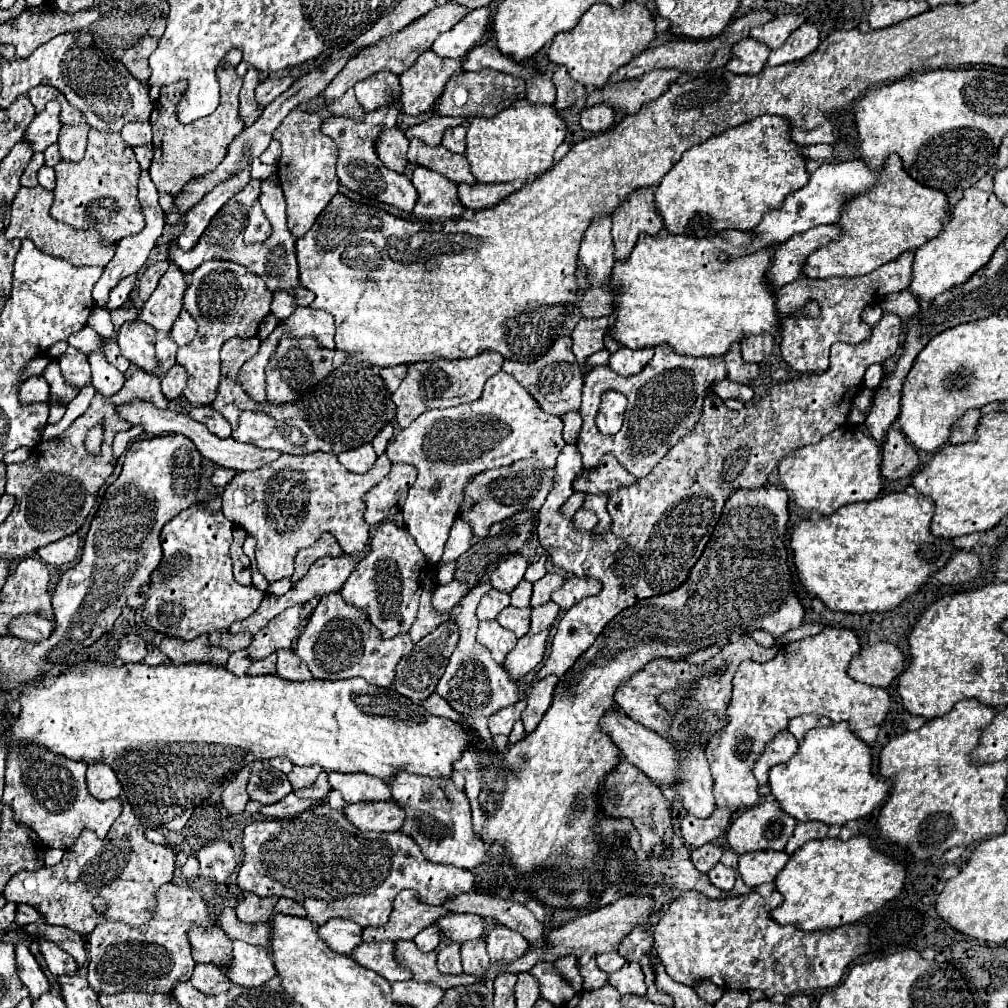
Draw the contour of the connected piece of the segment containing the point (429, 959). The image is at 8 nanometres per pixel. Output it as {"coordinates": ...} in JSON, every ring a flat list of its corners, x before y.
{"coordinates":[[395,942,395,956,403,966,407,966,413,972,413,980,417,982,429,982,433,986,439,986,443,990,449,990,453,986,461,984,477,984,479,976,471,976,467,972,461,972,459,976,447,976,437,970,436,952,421,952,413,942]]}

